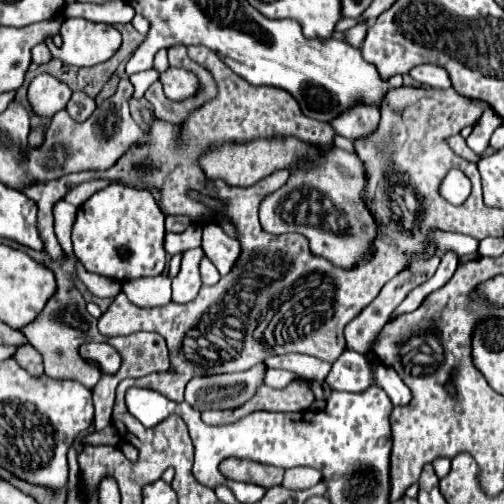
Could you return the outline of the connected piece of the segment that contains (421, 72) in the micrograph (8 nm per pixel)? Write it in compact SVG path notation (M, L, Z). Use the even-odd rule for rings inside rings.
M421 64L415 66L409 72L419 84L423 86L431 86L431 88L451 88L451 80L447 76L447 70L435 66L435 64Z

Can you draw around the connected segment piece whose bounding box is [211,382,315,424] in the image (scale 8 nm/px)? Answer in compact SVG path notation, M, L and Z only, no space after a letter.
M293 382L283 390L273 390L267 386L261 386L257 390L259 394L253 396L245 406L237 410L223 410L223 412L211 412L211 420L217 420L217 424L225 422L235 422L255 410L281 410L281 412L295 412L295 410L305 410L311 408L315 402L313 392L305 382Z

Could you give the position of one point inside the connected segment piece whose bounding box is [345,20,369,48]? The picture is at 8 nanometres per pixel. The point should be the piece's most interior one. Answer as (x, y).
(355, 36)

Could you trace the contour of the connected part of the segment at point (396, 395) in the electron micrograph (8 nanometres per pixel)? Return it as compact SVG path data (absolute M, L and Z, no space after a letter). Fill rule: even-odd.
M387 368L387 376L383 376L383 390L387 392L393 404L408 404L411 401L410 389L403 384L399 374L391 368Z

